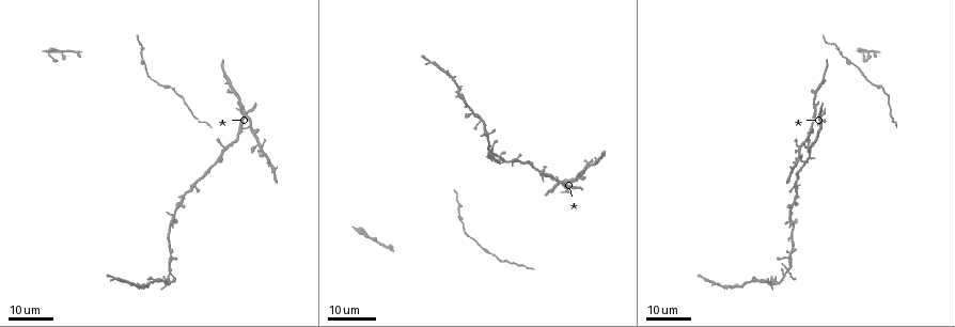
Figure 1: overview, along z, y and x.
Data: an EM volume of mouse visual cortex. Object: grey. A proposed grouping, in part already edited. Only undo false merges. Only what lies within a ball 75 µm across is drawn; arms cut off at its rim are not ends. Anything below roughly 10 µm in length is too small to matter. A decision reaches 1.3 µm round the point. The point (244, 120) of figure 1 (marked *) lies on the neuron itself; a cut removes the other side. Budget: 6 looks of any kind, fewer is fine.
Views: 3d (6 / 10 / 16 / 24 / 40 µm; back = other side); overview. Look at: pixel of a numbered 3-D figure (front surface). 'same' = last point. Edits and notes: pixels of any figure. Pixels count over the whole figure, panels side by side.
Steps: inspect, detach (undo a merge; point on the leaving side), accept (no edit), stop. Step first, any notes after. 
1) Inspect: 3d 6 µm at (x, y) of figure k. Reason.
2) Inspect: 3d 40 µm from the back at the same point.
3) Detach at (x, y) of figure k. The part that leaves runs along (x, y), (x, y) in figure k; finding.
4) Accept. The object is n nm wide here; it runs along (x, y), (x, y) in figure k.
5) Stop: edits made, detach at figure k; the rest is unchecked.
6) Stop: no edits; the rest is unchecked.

Inspect: 3d 24 µm at (488, 142) of figure 1.

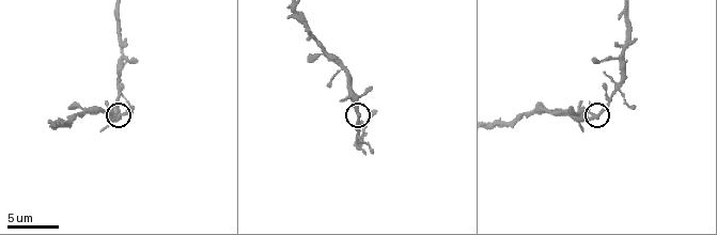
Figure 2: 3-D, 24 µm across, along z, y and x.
Inspect: 3d 6 µm at (360, 114) of figure 2. Closer look.

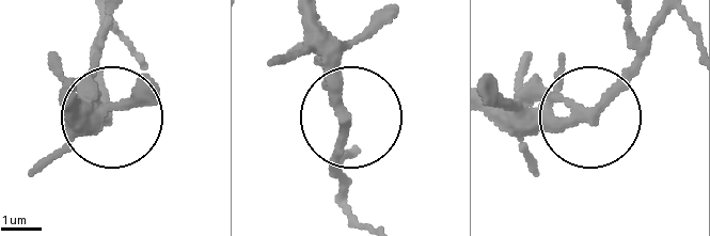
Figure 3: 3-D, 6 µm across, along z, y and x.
Accept. It runs along (343, 198), (332, 157), (346, 106), (315, 25) in figure 3; one neuron here.

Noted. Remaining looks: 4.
Inspect: 3d 16 µm at (196, 182) of figure 1.

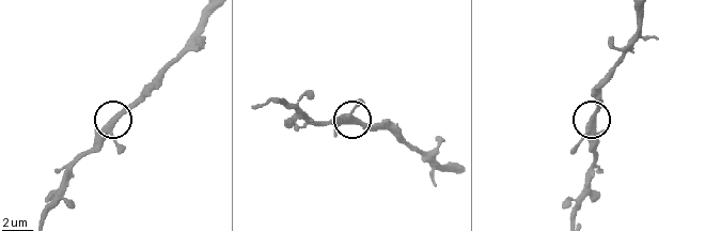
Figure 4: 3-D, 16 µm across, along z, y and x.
Inspect: 3d 10 µm at (592, 120) of figure 4. Zoom in.

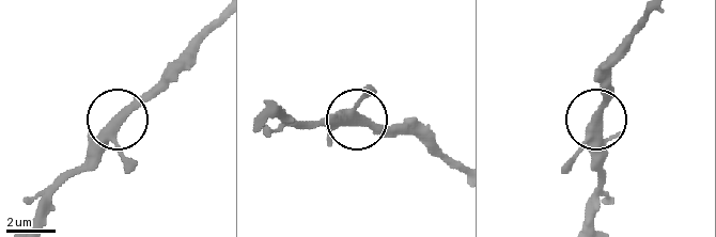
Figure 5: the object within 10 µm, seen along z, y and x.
Accept. The object is 330 nm wide here; it runs along (454, 166), (418, 137), (375, 133), (357, 116), (322, 116) in figure 5; one neuron here.

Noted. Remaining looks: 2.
Inspect: 3d 6 µm at (621, 80) of figure 2. Small branch off a trunk.

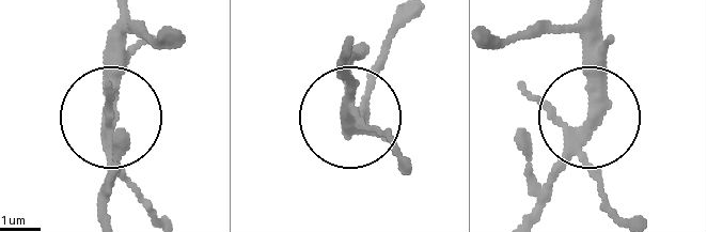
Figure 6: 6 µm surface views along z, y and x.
Accept. 4 arms meet here; one neuron here.

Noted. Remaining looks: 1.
Stop: no edits; the rest is unchecked.

